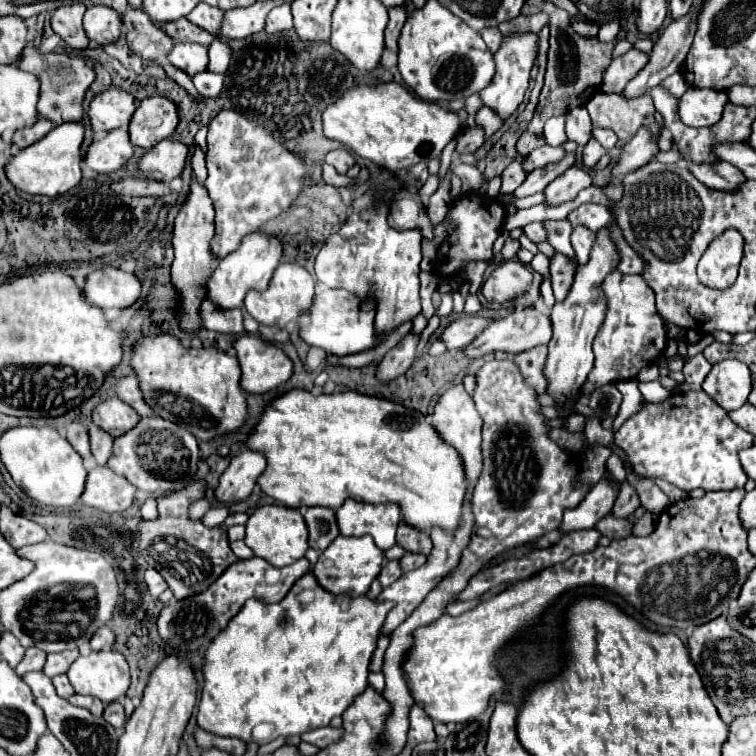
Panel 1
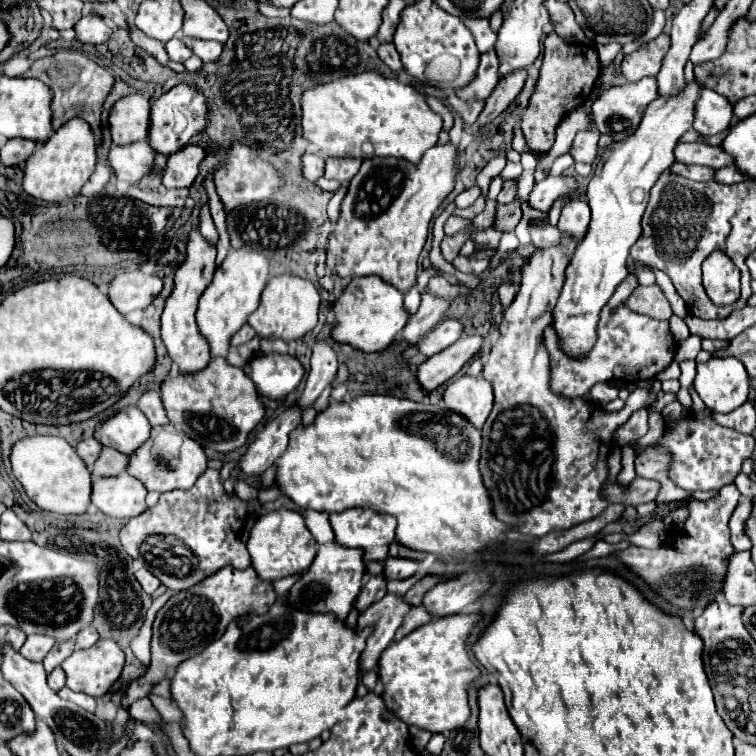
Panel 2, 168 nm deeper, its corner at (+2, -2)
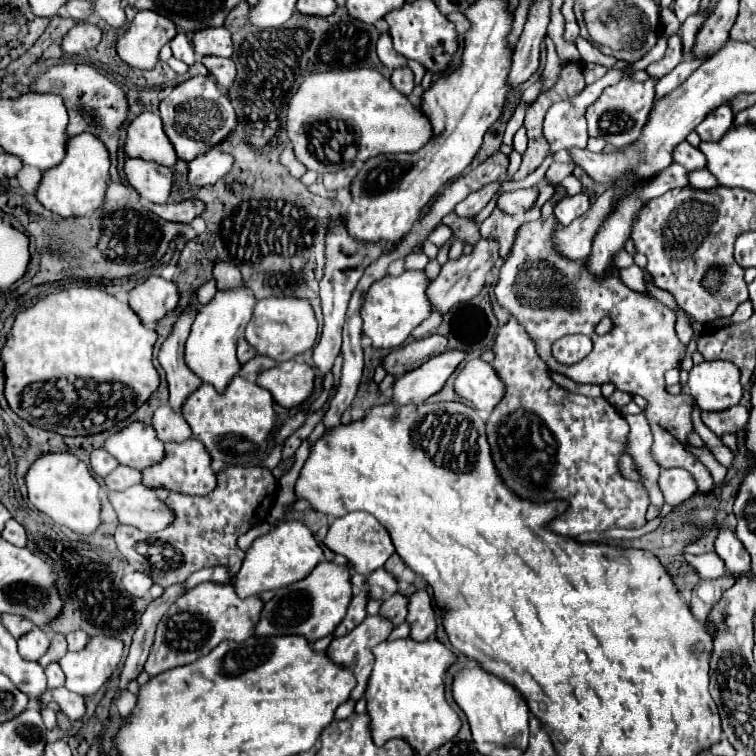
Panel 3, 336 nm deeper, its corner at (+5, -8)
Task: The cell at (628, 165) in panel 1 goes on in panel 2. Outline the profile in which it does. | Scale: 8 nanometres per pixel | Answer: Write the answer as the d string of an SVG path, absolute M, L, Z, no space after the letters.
M693 78L691 82L685 82L677 96L655 98L647 106L639 128L629 138L605 148L595 162L593 178L587 188L591 224L567 266L565 286L553 312L553 326L561 338L561 348L569 356L581 356L595 344L599 312L615 292L617 284L629 274L629 248L641 236L641 218L649 202L649 190L675 162L675 146L693 124L695 104L701 90L703 84Z

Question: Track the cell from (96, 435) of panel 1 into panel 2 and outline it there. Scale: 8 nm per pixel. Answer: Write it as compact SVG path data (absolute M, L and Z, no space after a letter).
M103 448L99 460L93 466L93 474L101 476L101 478L103 476L117 476L117 474L125 472L127 462L129 462L129 458L125 454L121 454L119 450L115 450L115 448Z

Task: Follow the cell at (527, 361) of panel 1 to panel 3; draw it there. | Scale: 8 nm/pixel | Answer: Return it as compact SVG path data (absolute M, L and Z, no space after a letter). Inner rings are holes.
M556 218L536 220L522 224L518 230L512 254L500 268L500 278L494 288L494 294L502 308L506 308L530 334L536 342L540 358L548 364L550 370L564 374L576 384L598 384L612 382L618 390L628 394L638 394L648 400L646 418L654 434L652 458L664 470L684 468L696 478L696 494L708 494L712 490L712 476L704 464L700 464L692 454L686 452L686 436L692 432L692 398L686 394L670 396L664 384L664 372L678 366L678 360L684 356L684 348L674 332L676 314L658 302L656 298L646 298L632 292L622 284L618 270L614 268L606 278L596 280L586 274L582 260L570 262L558 256L552 250L550 234ZM602 318L612 320L612 330L606 336L596 334L596 326ZM566 334L586 334L592 338L592 352L578 364L560 364L550 354L554 340Z

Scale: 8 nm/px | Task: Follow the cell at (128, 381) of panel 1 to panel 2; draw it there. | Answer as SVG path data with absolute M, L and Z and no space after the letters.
M145 392L137 404L137 408L149 418L149 422L153 426L161 426L161 424L169 424L167 412L163 408L163 400L159 396L159 392Z

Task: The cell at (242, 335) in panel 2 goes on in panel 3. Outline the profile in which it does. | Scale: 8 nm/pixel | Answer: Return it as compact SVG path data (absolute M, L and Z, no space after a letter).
M240 338L240 342L238 342L238 360L242 364L246 364L254 356L256 356L256 350L252 350L252 346L246 342L246 338Z

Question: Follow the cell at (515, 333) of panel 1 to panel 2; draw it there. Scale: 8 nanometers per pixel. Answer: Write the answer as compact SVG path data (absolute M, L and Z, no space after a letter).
M465 336L459 338L455 344L445 348L443 352L433 354L425 362L417 364L417 382L425 392L433 392L447 380L451 380L459 370L479 352L481 338L479 336Z

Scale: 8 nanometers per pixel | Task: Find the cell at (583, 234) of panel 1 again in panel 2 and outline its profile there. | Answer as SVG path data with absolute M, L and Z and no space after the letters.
M569 200L563 210L561 210L561 218L559 218L559 228L567 228L567 232L575 232L575 236L579 236L579 240L583 238L583 232L587 232L587 224L589 224L589 208L585 200Z

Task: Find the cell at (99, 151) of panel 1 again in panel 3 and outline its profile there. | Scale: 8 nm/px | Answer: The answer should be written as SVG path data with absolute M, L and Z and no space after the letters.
M142 158L124 160L124 176L140 198L156 204L166 204L172 188L172 170L156 162L144 162Z

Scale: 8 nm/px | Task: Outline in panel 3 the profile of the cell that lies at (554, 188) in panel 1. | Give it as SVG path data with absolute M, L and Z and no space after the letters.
M526 188L526 190L514 190L502 194L496 206L508 214L524 214L536 204L536 200L538 200L538 190Z

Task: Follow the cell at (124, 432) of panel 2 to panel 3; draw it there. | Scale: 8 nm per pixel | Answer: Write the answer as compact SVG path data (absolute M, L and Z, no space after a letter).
M132 422L112 434L104 448L124 466L144 470L158 462L164 454L164 444L156 438L156 430L144 422Z

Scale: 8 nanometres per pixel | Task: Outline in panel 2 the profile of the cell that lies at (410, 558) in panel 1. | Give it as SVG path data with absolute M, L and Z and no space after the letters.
M389 556L383 562L383 568L385 568L383 574L385 574L387 582L391 582L391 580L405 580L405 578L409 578L409 576L413 576L417 572L419 562L411 562L407 558L391 558Z

